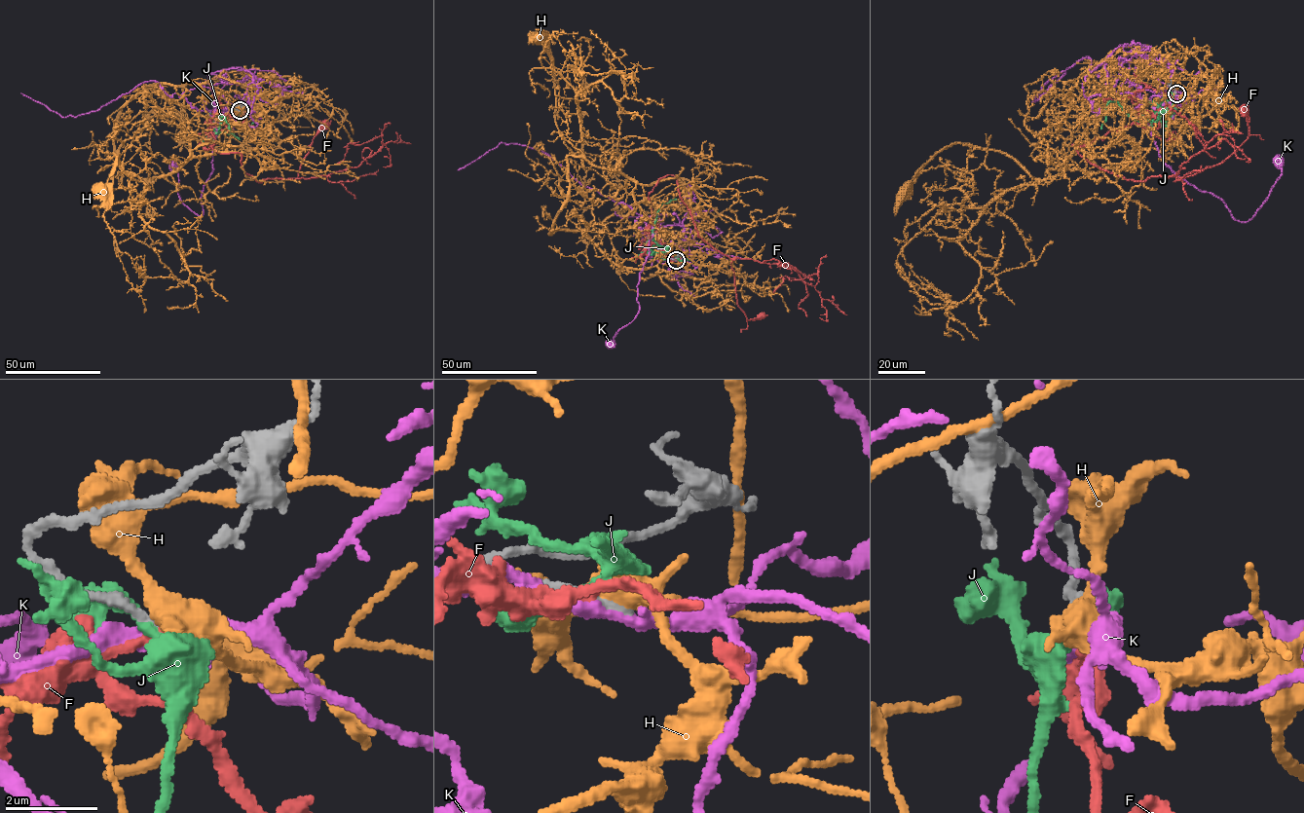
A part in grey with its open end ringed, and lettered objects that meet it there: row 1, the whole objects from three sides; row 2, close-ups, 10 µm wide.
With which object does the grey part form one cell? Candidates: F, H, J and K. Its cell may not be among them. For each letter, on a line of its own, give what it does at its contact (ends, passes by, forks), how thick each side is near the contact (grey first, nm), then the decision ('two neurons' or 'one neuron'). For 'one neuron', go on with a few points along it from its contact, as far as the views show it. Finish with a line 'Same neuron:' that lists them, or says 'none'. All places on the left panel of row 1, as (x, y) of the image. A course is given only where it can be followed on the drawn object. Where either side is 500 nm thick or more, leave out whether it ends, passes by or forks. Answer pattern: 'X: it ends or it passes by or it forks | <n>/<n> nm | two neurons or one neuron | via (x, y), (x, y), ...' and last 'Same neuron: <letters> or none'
F: it ends | 260/200 nm | two neurons
H: 240/550 nm | two neurons
J: it passes by | 280/220 nm | two neurons
K: it passes by | 240/300 nm | two neurons
Same neuron: none

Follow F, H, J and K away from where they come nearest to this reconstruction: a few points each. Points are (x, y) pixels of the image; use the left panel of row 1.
F: (239, 110), (242, 122), (216, 129), (212, 148), (241, 154), (242, 169), (259, 182), (296, 179), (325, 124)
H: (239, 110), (206, 119), (143, 90), (113, 143), (145, 180), (118, 151), (103, 192)
J: (238, 110), (237, 123), (216, 133), (224, 117), (229, 130), (240, 139)
K: (239, 110), (212, 117), (213, 169), (201, 192), (201, 215), (181, 202), (173, 166)

